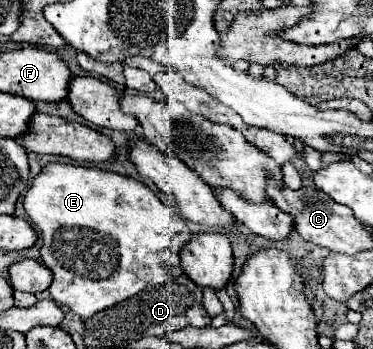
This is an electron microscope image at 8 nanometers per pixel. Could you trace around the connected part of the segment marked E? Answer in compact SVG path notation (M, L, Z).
M53 162L35 176L23 198L23 206L43 240L39 250L41 262L53 272L53 282L49 286L51 298L79 314L85 322L99 310L111 308L149 286L163 284L169 274L183 274L179 252L185 242L191 240L191 230L185 220L165 206L147 184L131 176L93 166Z

